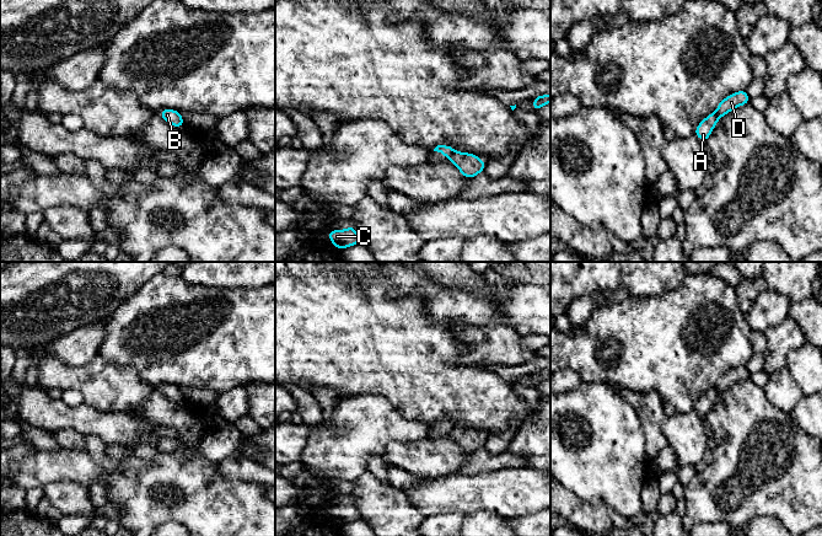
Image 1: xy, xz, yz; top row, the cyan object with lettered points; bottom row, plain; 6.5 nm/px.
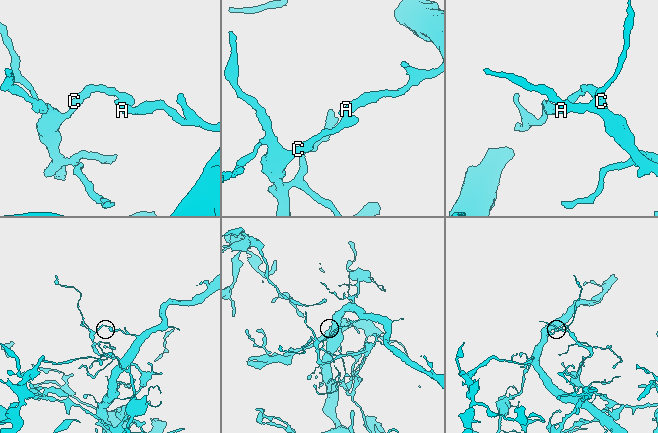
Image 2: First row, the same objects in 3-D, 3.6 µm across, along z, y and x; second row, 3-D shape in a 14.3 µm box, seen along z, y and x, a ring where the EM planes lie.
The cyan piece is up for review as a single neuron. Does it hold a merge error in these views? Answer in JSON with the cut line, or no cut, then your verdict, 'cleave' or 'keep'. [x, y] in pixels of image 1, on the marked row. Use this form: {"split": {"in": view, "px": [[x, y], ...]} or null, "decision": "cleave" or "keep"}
{"split": {"in": "xz", "px": [[455, 150], [447, 156]]}, "decision": "cleave"}

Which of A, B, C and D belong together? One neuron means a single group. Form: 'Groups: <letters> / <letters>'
Groups: A B / C D

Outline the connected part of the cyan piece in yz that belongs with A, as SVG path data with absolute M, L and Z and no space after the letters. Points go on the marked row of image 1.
M715 112L710 113L697 125L694 134L705 144L719 119Z

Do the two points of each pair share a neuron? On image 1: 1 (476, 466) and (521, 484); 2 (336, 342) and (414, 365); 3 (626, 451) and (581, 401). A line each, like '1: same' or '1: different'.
1: different
2: same
3: same

